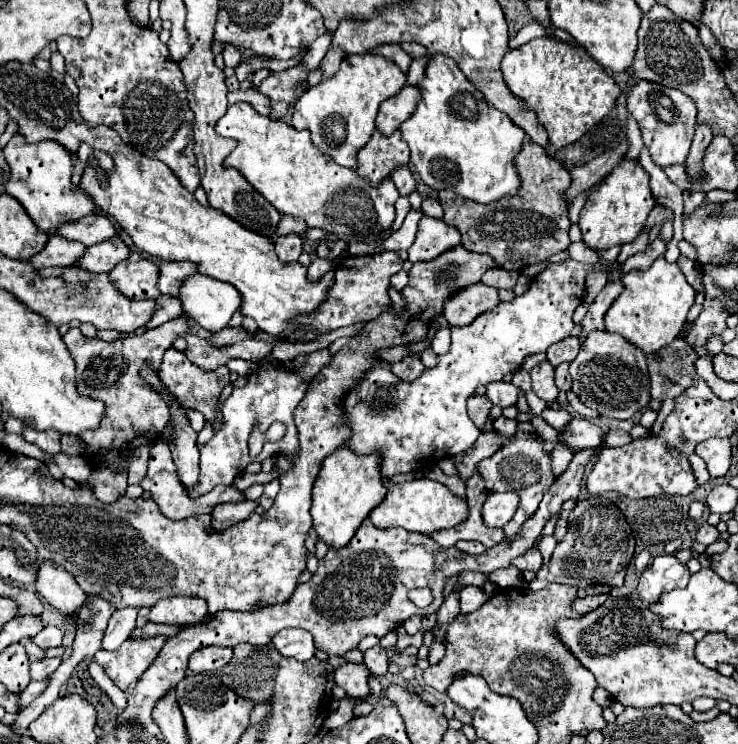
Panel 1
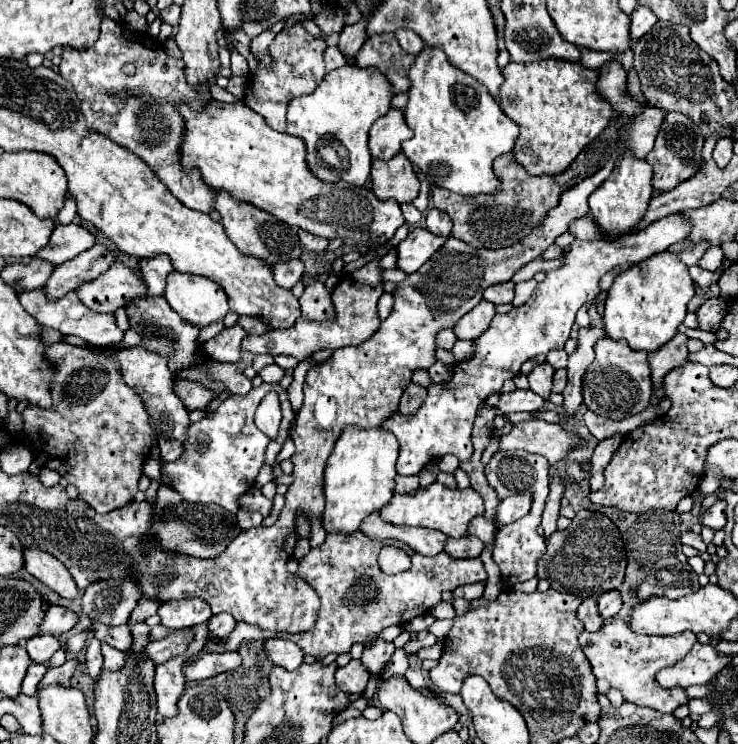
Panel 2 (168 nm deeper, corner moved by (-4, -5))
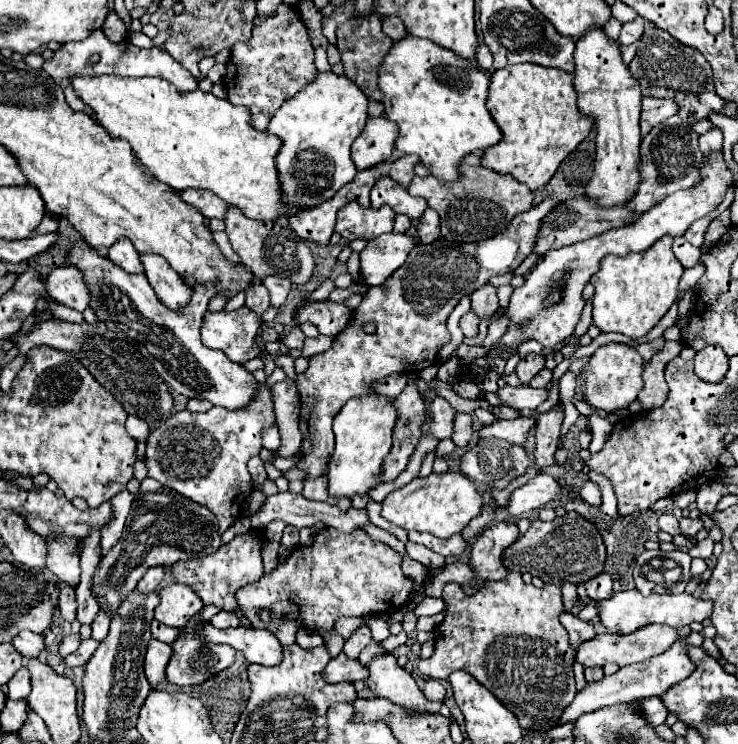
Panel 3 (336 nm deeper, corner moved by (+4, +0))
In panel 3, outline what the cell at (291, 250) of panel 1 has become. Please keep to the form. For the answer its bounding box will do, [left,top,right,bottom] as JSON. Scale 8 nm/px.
[262,276,290,308]

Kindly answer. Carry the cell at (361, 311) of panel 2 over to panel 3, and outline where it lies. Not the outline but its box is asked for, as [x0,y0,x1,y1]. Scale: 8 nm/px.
[284,326,304,350]

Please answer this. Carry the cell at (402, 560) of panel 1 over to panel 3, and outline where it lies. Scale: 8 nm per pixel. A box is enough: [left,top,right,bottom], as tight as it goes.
[236,528,412,632]

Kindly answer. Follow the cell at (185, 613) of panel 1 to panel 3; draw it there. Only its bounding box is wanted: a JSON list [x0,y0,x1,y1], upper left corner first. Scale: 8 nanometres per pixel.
[154,584,204,628]

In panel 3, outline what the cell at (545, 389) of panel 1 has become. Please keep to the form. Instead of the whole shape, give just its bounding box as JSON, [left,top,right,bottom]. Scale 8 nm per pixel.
[516,354,544,384]

